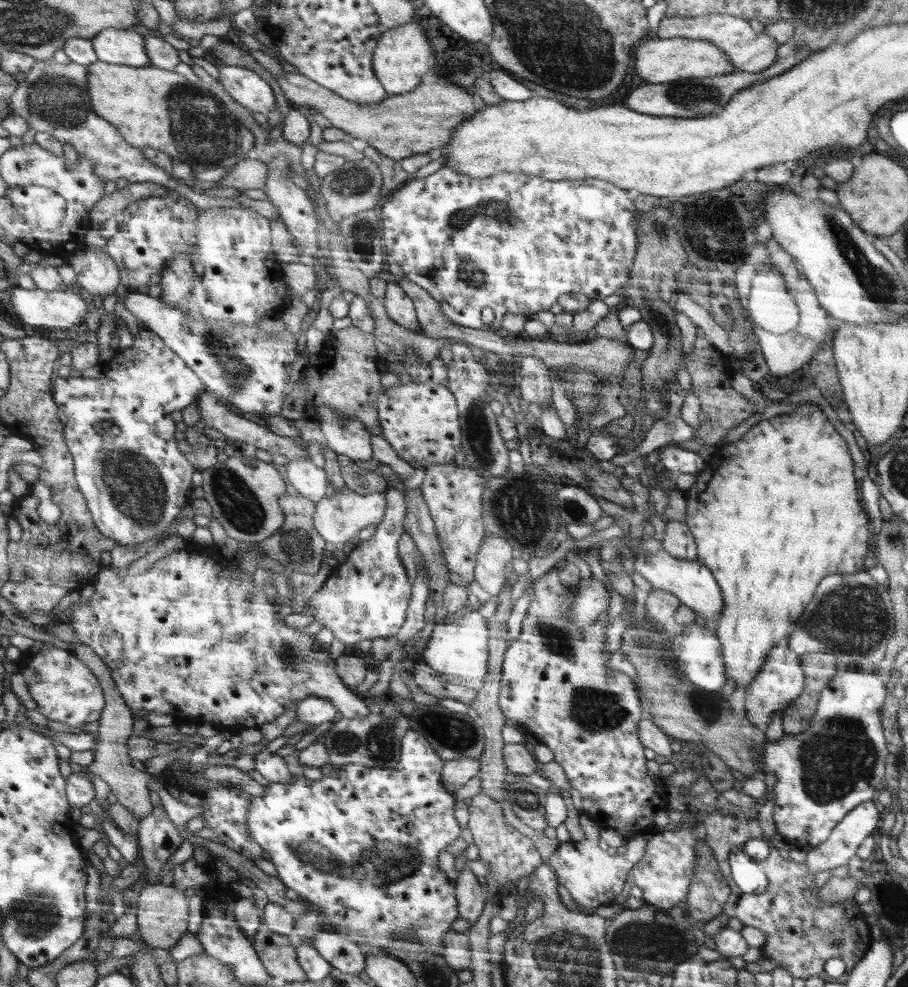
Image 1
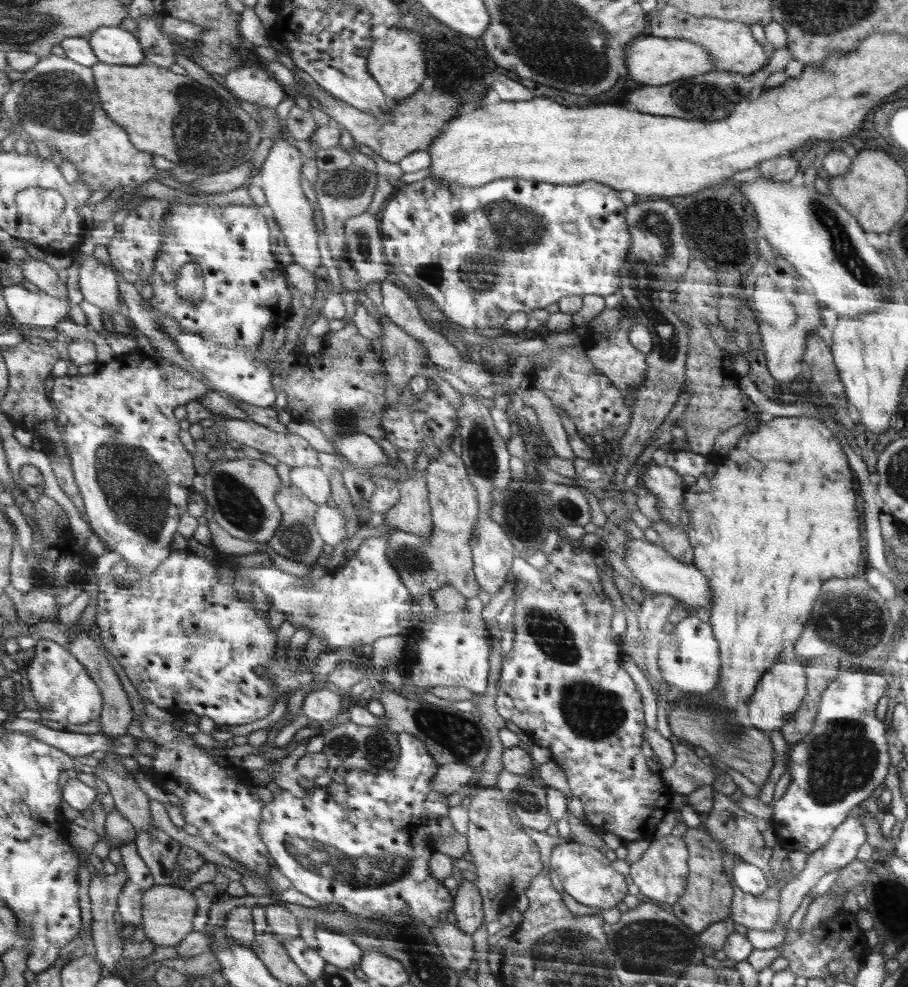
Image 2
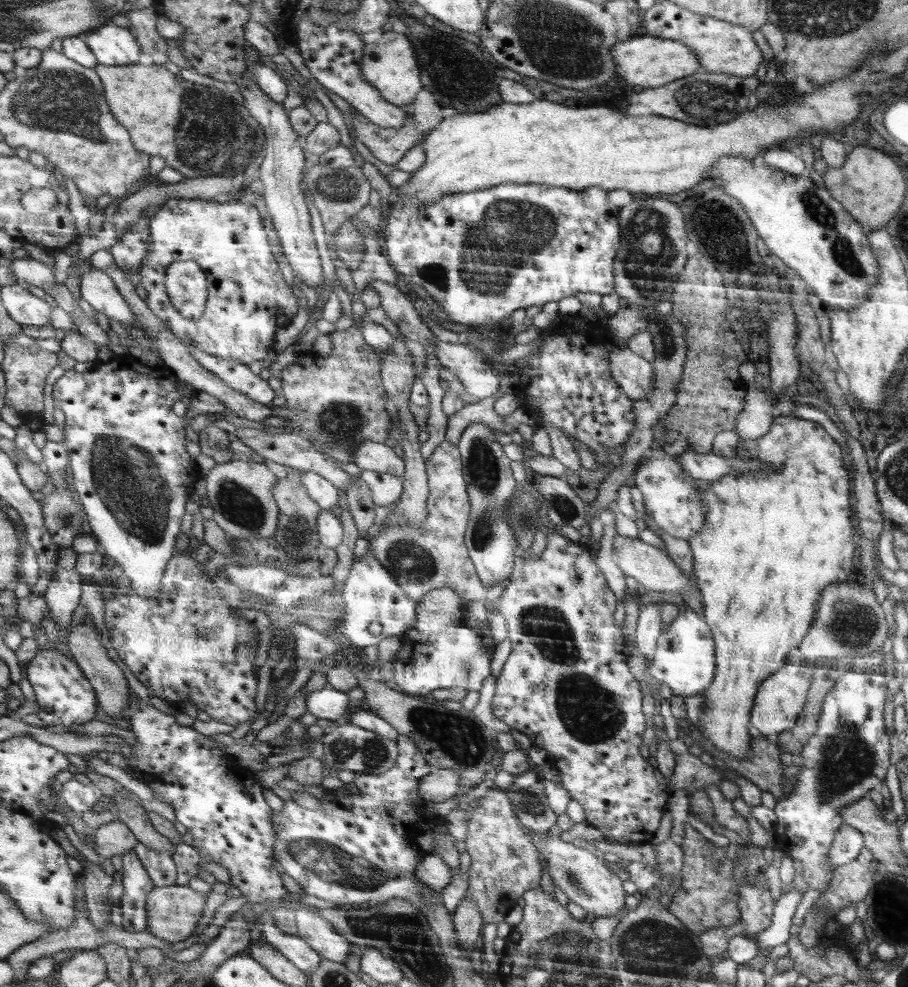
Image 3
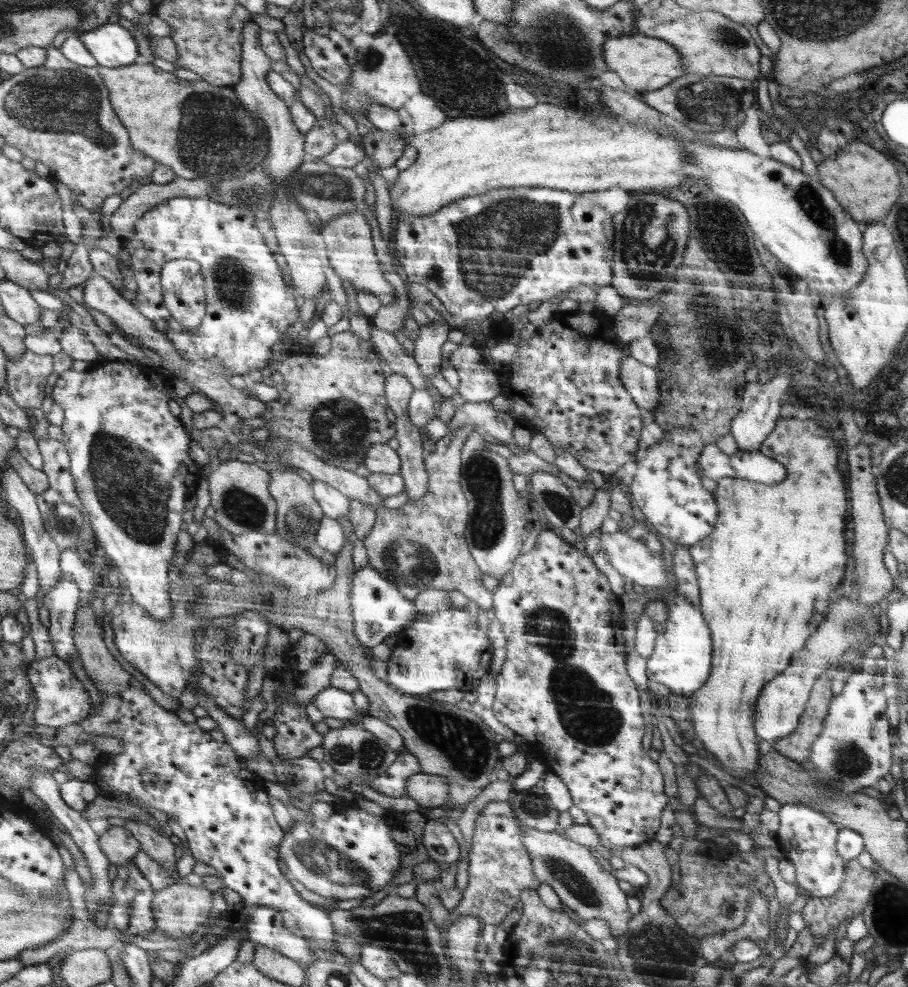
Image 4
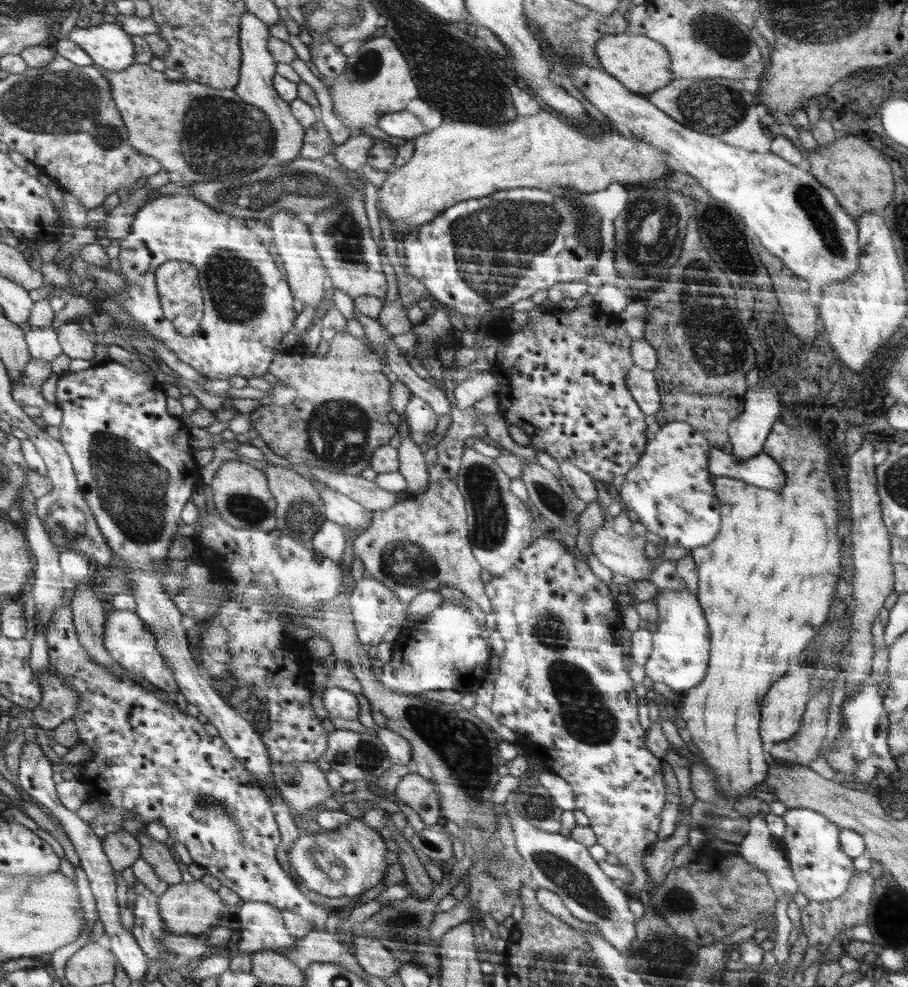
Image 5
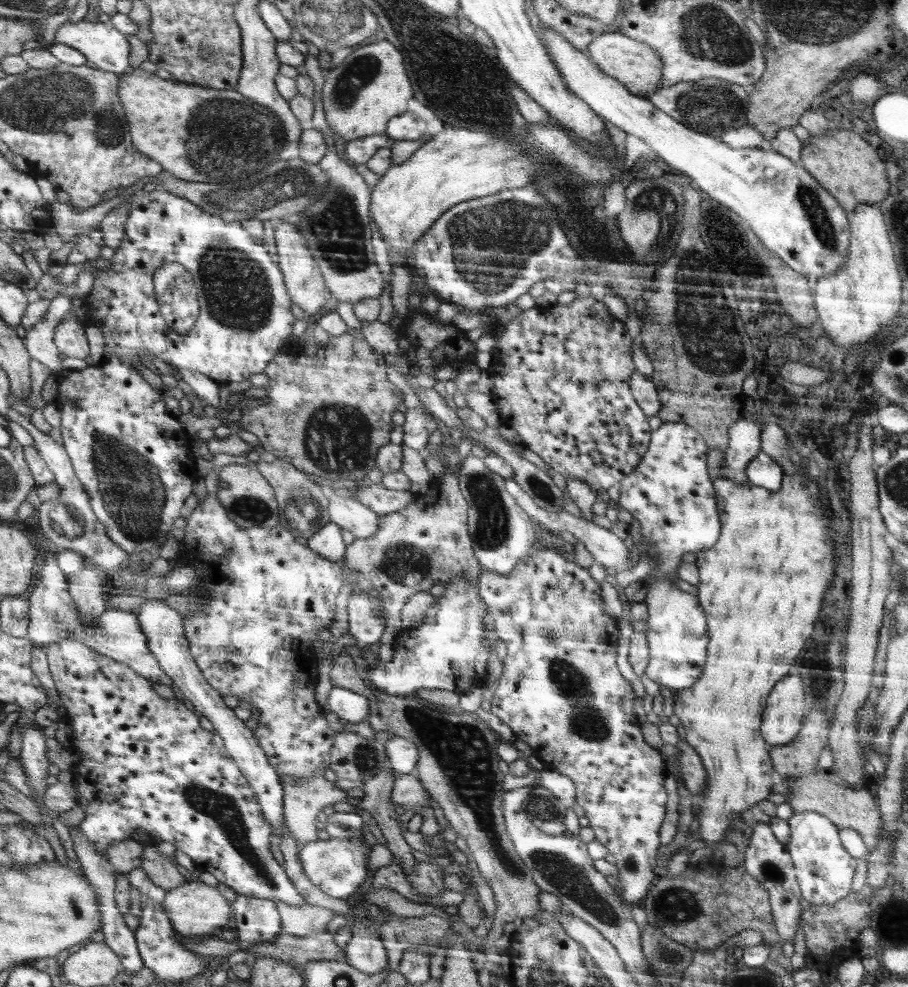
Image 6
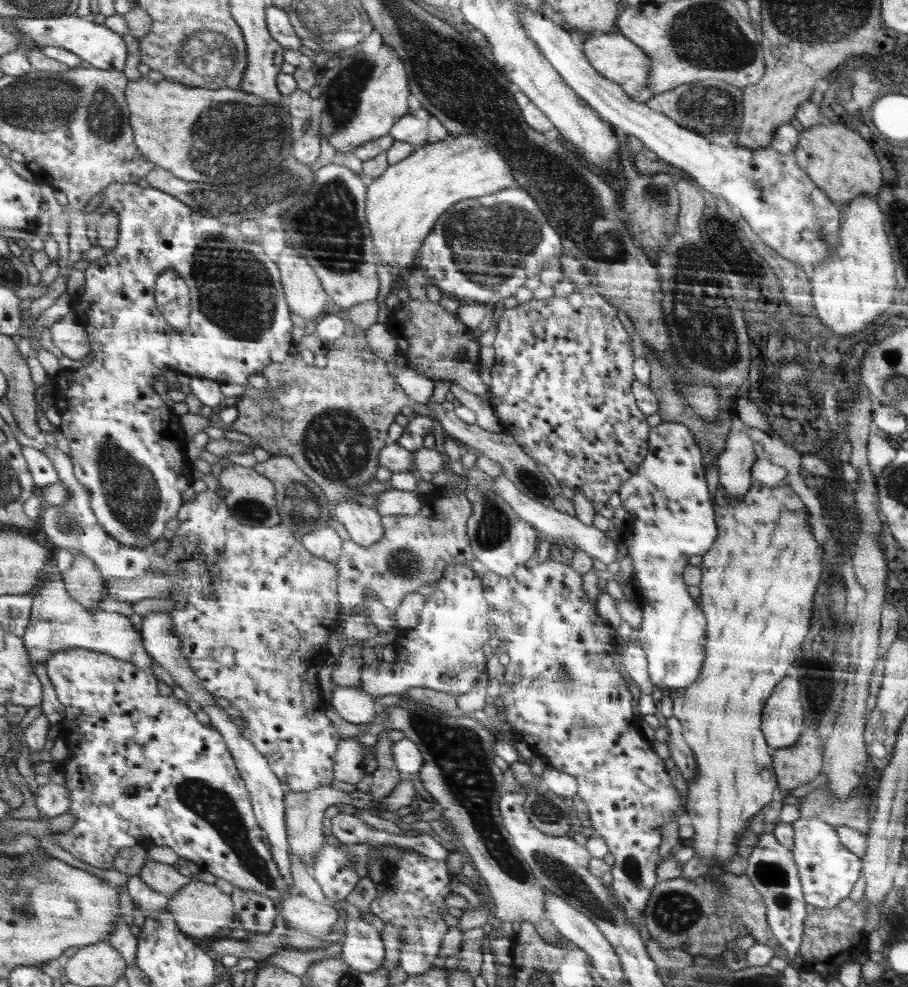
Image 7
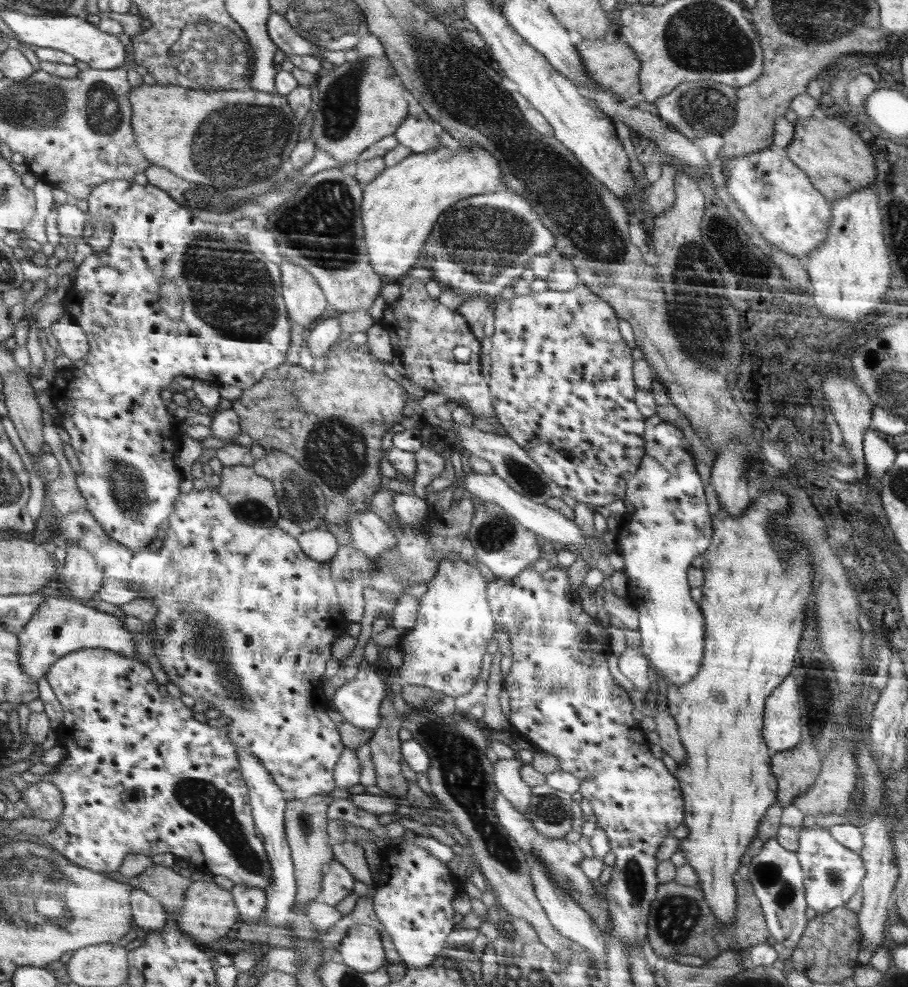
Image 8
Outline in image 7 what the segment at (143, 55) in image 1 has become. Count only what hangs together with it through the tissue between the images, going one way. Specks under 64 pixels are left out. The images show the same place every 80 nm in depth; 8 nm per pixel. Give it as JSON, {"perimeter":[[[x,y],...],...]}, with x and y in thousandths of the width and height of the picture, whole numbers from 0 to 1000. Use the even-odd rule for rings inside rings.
{"perimeter":[[[86,15],[35,19],[15,17],[10,21],[20,32],[33,40],[37,47],[43,49],[62,47],[79,51],[81,55],[100,64],[104,68],[115,71],[139,71],[139,63],[143,57],[141,57],[141,45],[137,43],[137,36],[121,30],[119,25],[104,22],[100,17],[95,18]]]}

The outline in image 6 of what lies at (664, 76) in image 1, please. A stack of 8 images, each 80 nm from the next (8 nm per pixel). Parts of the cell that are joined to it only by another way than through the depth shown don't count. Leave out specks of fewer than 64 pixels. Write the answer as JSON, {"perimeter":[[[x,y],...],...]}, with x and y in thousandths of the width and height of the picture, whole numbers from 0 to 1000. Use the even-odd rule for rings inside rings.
{"perimeter":[[[670,32],[649,46],[648,56],[670,77],[684,82],[699,96],[715,96],[728,88],[731,62],[714,45],[698,41],[688,33]]]}

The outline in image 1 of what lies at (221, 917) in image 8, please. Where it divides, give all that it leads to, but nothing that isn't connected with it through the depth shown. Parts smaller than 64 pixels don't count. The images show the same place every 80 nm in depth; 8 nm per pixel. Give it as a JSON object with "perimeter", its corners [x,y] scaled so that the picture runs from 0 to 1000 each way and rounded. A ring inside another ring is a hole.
{"perimeter":[[[187,892],[170,896],[159,901],[153,910],[152,945],[163,957],[171,960],[191,961],[207,942],[207,914],[203,903],[194,900]]]}

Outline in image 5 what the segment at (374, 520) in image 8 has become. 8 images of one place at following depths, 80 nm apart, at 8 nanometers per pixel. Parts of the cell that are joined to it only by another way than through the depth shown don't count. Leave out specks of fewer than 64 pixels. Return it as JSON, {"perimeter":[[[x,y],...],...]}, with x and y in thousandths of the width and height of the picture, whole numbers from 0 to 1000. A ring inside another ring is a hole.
{"perimeter":[[[358,491],[351,492],[354,505],[358,508],[358,523],[360,527],[377,533],[384,533],[388,539],[403,539],[410,531],[411,519],[401,516],[398,511],[390,509],[383,503],[365,496]]]}

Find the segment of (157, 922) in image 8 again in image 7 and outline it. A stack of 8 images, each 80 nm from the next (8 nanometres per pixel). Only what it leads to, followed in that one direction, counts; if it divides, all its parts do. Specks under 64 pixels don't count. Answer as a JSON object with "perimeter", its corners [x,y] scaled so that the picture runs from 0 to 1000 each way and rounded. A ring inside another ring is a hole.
{"perimeter":[[[155,886],[144,889],[141,898],[146,912],[154,916],[161,930],[186,924],[186,908],[167,900]]]}

